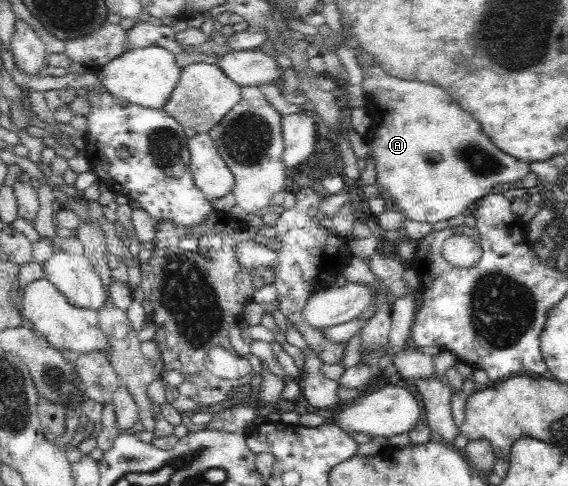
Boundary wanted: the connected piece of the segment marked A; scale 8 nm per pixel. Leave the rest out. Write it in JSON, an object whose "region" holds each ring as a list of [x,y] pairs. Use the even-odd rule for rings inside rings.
{"region":[[[379,66],[372,68],[364,73],[363,81],[360,83],[367,95],[367,104],[365,105],[366,112],[372,119],[372,124],[368,126],[366,133],[362,139],[368,144],[368,152],[363,156],[356,156],[356,162],[359,163],[360,169],[371,169],[374,166],[376,172],[376,184],[380,190],[386,192],[389,197],[390,204],[397,210],[404,213],[408,220],[416,220],[416,222],[440,222],[440,220],[448,220],[454,218],[458,214],[463,214],[468,207],[474,206],[481,198],[488,196],[492,192],[496,192],[496,184],[504,185],[506,187],[515,186],[520,182],[529,172],[531,172],[530,165],[527,162],[518,160],[512,155],[502,152],[491,140],[487,134],[484,134],[483,127],[468,113],[465,112],[458,103],[455,102],[450,95],[450,92],[444,90],[443,87],[432,85],[432,83],[404,80],[388,76],[388,73],[381,70]]]}

